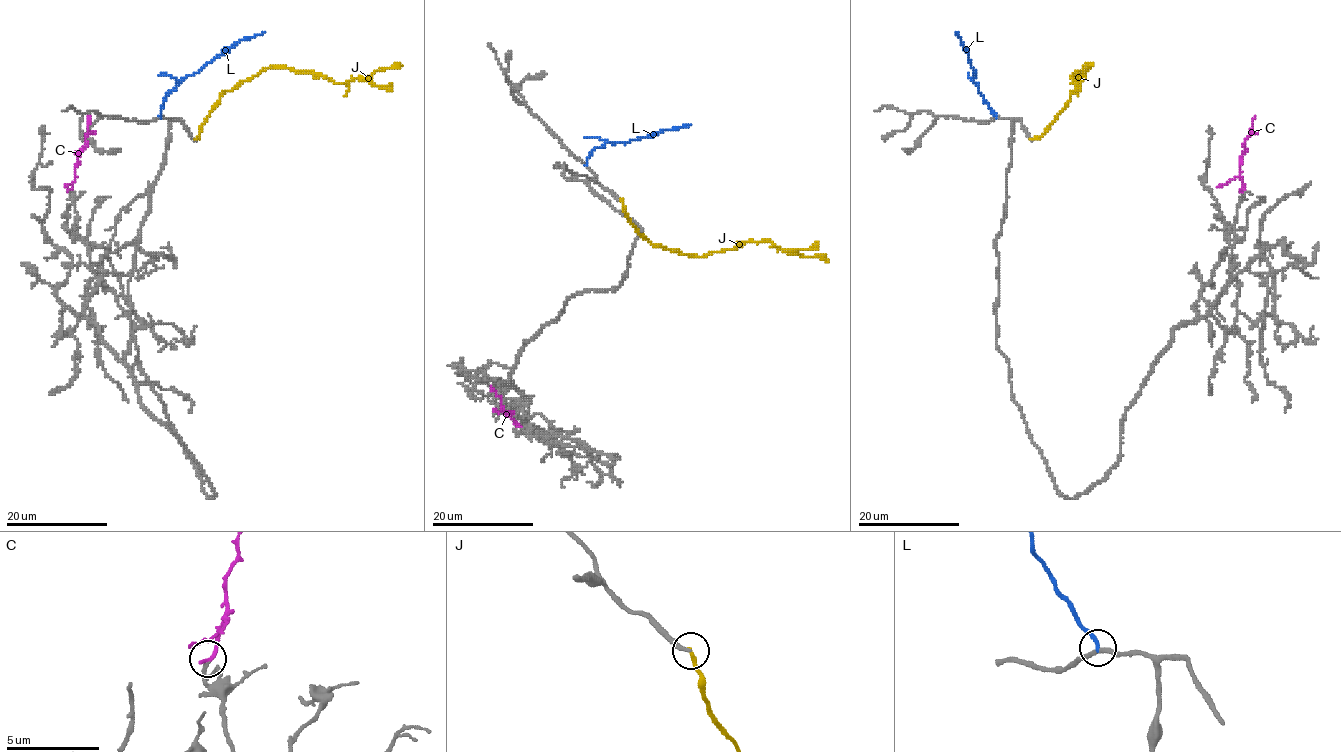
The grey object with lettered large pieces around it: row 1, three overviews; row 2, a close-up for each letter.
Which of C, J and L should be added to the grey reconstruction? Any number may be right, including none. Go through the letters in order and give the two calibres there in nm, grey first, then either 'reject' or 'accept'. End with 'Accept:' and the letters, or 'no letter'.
C: 190 nm thick on the grey side, 220 nm on the other; accept
J: 240 nm thick on the grey side, 200 nm on the other; reject
L: 240 nm thick on the grey side, 200 nm on the other; reject
Accept: C

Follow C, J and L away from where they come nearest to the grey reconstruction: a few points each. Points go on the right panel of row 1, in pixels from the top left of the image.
C: (1241, 190), (1241, 153), (1255, 116)
J: (1031, 139), (1037, 138), (1065, 105), (1087, 67), (1071, 76), (1071, 83), (1082, 78), (1092, 63)
L: (995, 116), (973, 80), (974, 69), (968, 52), (955, 33)

